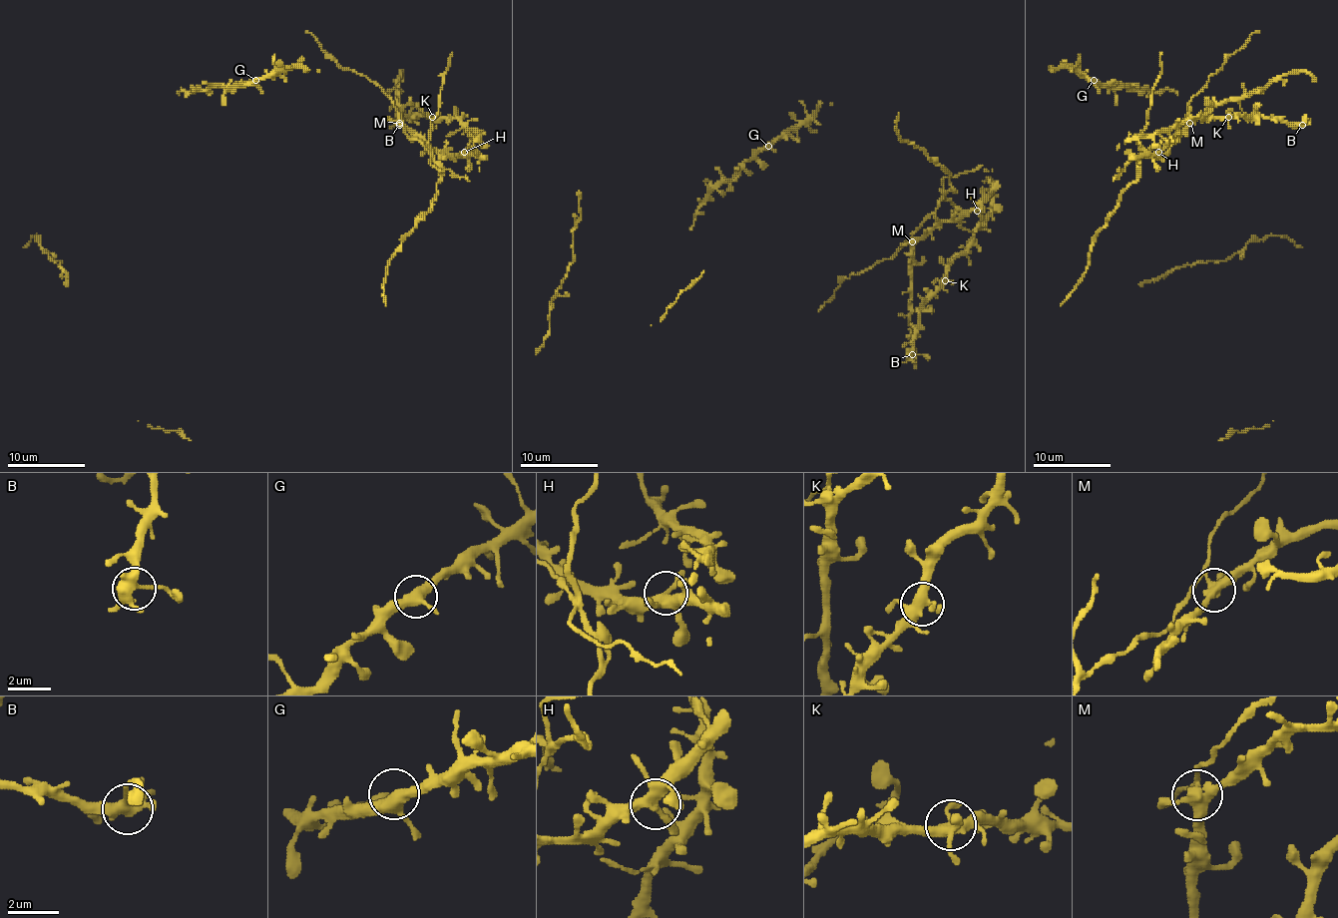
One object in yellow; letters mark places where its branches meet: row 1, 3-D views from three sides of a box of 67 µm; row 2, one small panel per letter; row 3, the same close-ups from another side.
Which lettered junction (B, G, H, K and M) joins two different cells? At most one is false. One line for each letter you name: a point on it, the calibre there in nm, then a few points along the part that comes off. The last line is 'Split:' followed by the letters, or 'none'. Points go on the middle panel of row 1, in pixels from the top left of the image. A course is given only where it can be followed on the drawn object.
M: place (912, 241); calibre 400 nm; course (912, 241), (918, 228), (953, 187), (945, 171), (914, 144), (902, 140), (898, 134), (898, 113)
Split: M

